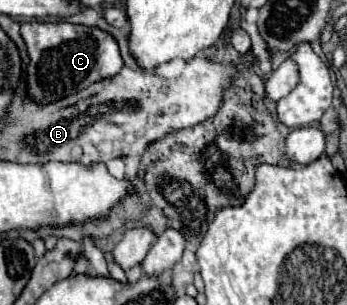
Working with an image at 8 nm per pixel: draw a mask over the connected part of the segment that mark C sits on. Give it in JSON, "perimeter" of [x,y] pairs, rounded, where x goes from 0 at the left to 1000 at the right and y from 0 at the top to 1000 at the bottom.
{"perimeter":[[[72,72],[61,79],[61,118],[84,170],[84,308],[118,341],[216,308],[291,256],[331,249],[354,216],[337,131],[280,85],[199,72]]]}

